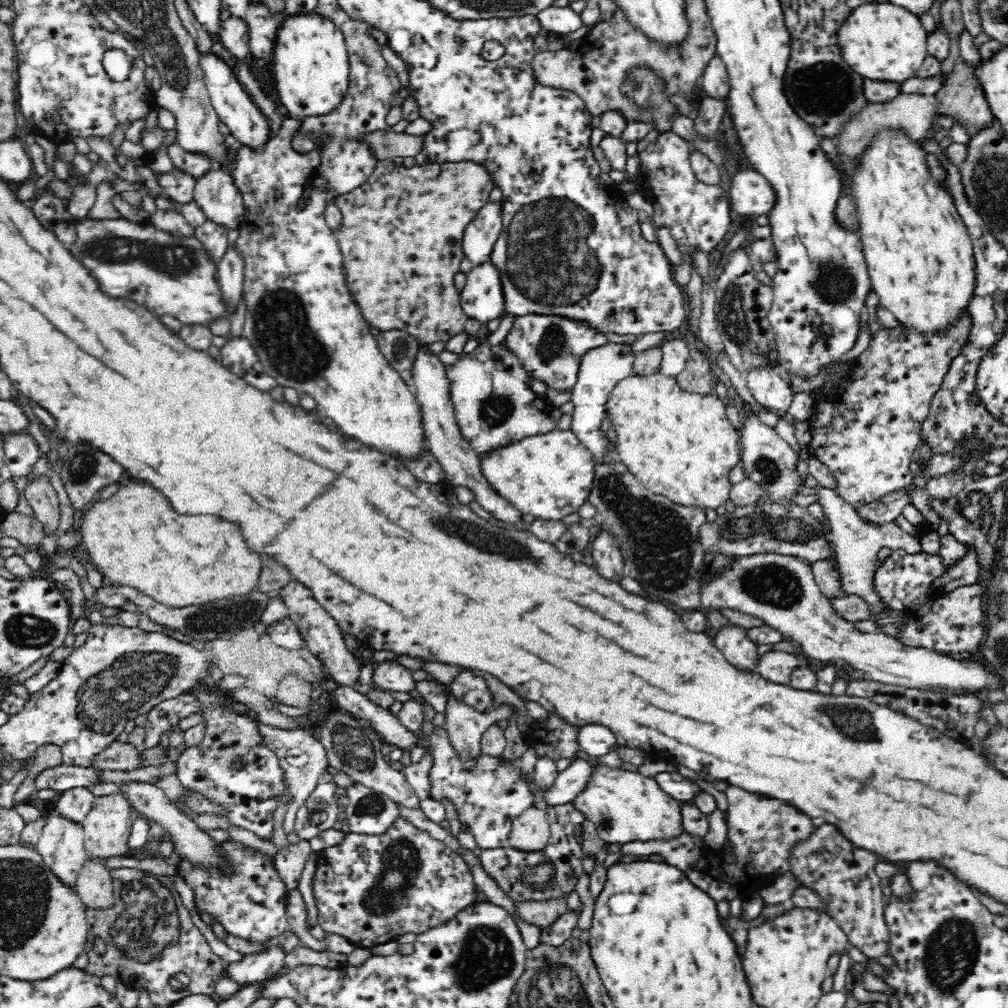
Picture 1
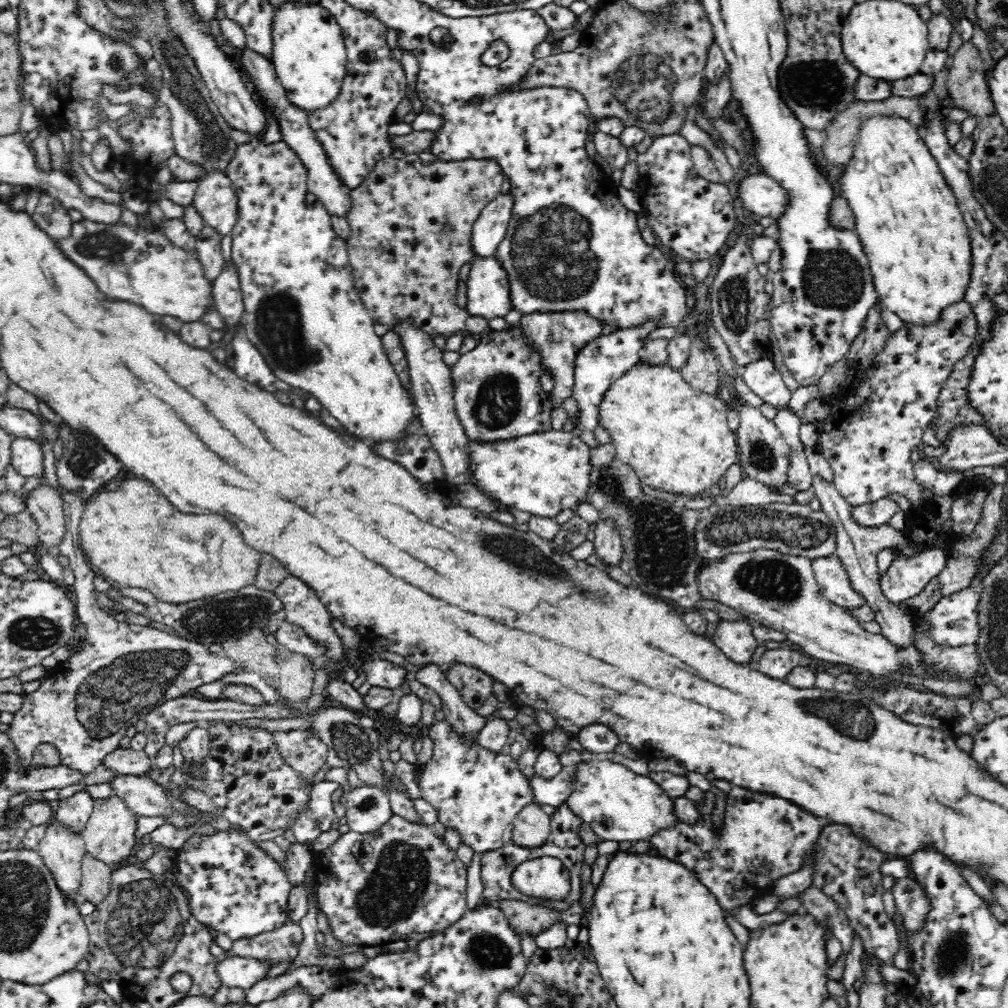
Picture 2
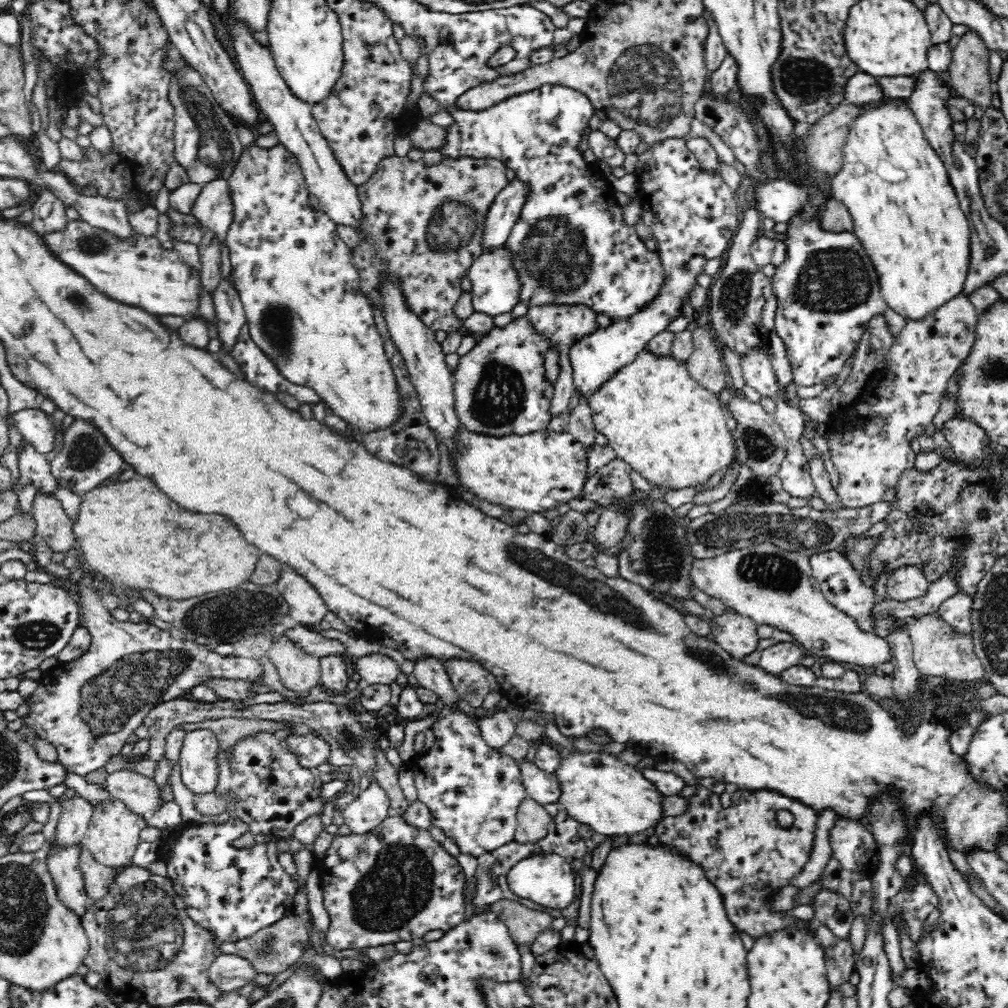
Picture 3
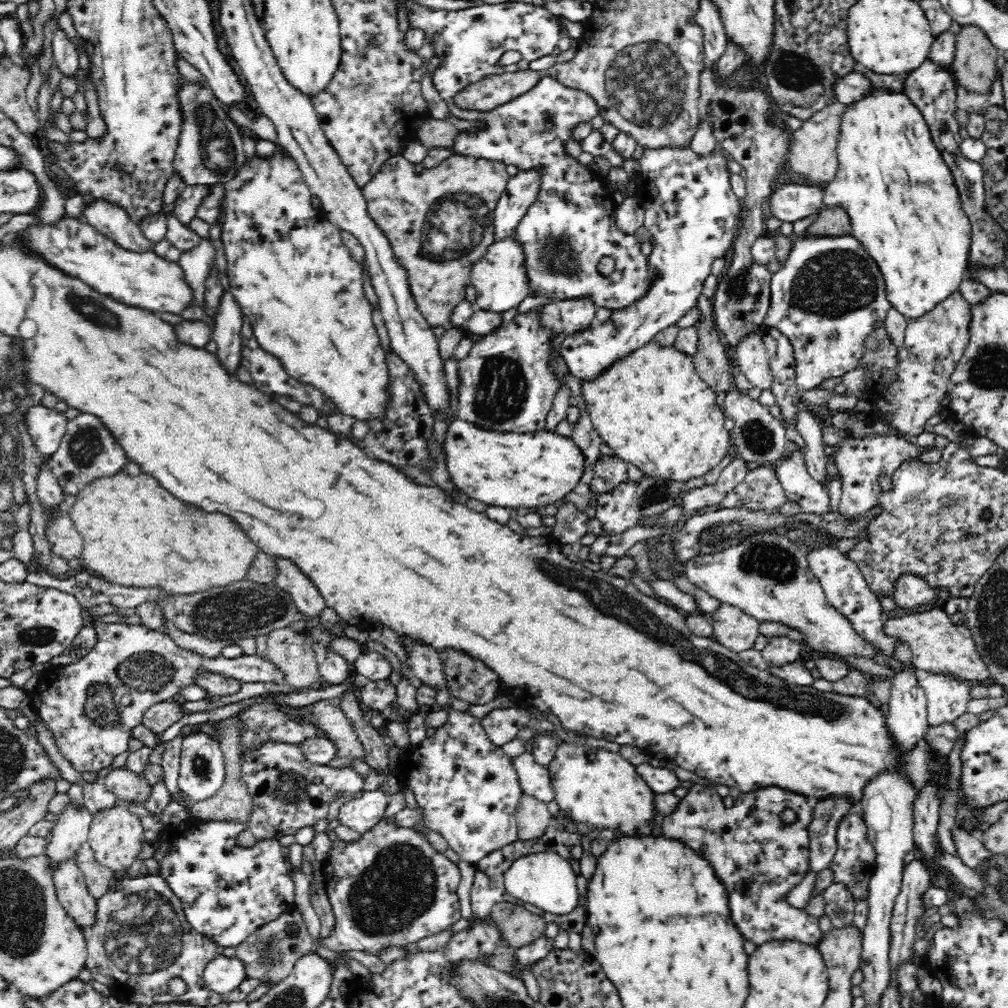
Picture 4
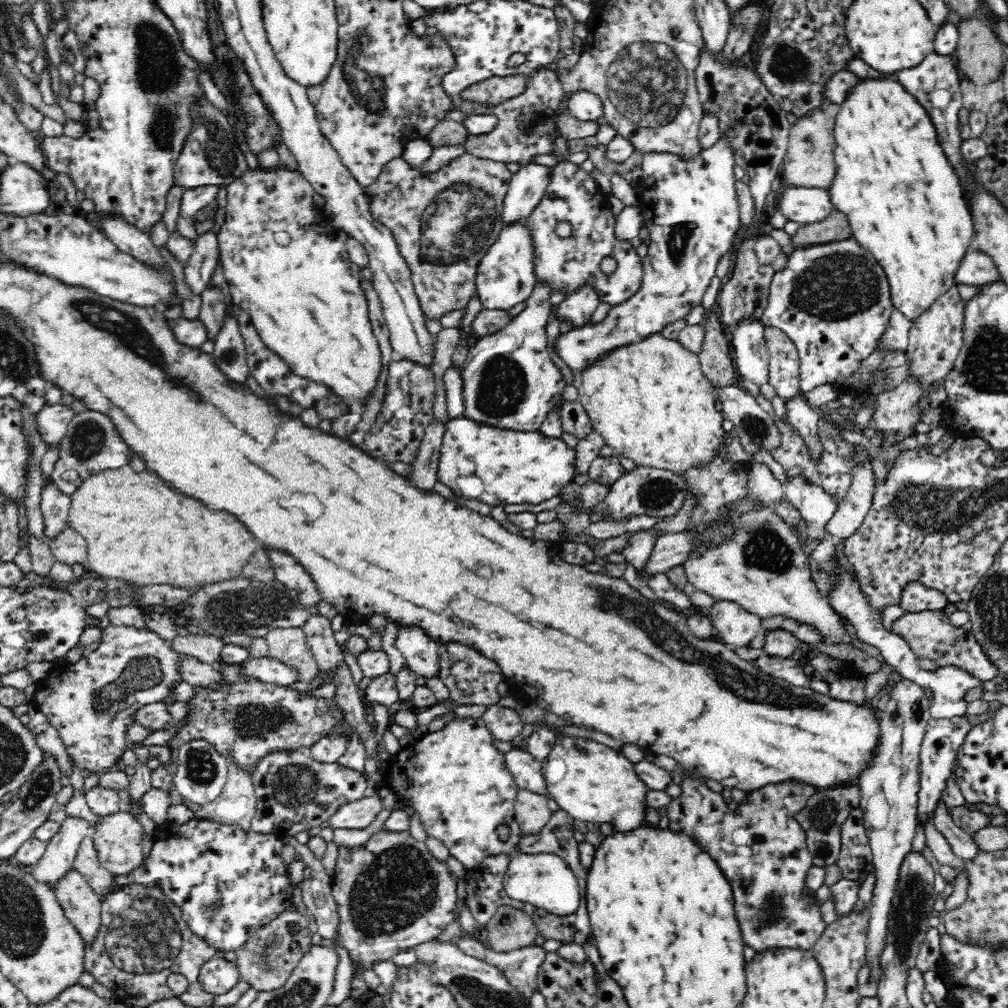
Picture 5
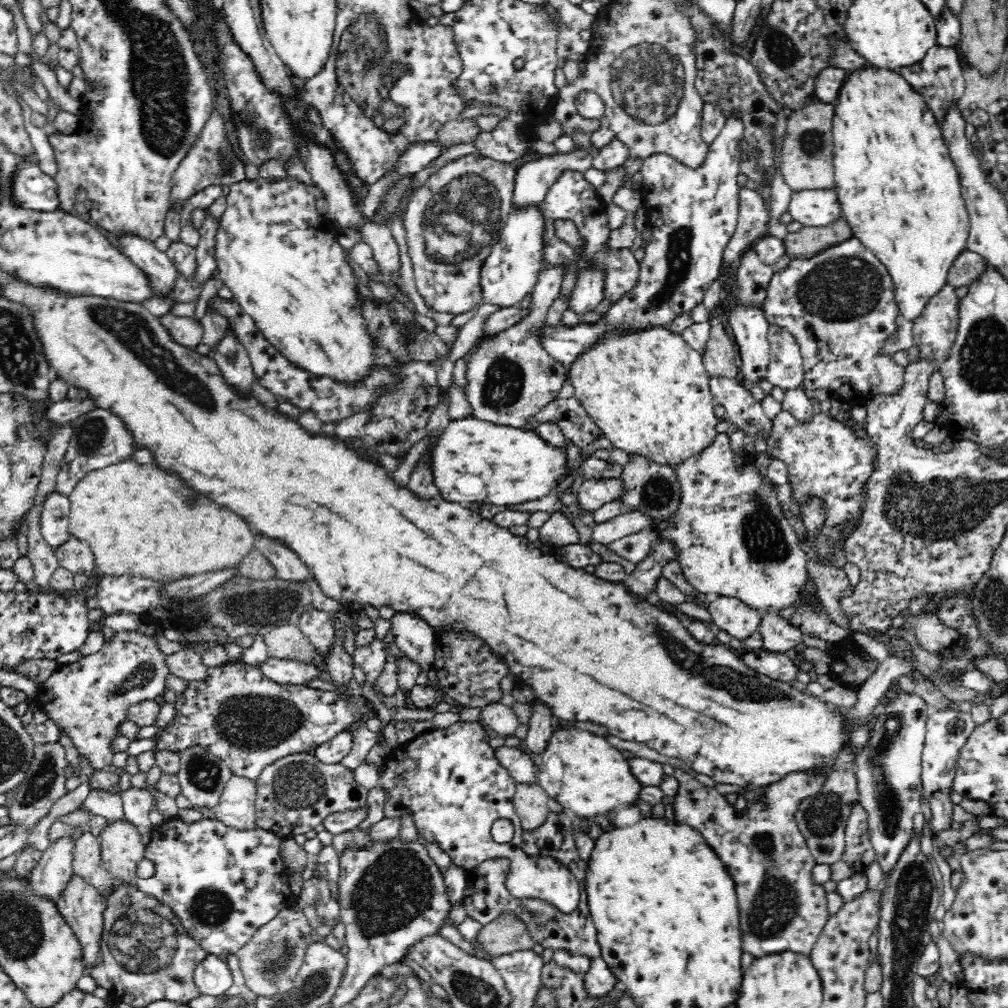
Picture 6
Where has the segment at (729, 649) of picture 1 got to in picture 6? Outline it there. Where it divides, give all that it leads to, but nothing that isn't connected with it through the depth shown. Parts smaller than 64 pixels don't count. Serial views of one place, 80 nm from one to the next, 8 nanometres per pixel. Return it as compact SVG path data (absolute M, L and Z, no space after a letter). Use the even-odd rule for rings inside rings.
M717 595L706 602L710 611L711 622L716 624L720 631L740 640L751 637L757 632L761 622L758 609L744 603L734 596Z

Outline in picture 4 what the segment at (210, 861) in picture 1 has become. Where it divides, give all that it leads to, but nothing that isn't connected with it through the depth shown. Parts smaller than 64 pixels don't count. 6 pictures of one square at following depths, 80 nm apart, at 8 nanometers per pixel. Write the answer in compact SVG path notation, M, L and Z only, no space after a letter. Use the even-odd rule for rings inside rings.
M126 768L112 770L100 780L108 790L116 793L120 802L140 804L149 793L150 785L146 779Z

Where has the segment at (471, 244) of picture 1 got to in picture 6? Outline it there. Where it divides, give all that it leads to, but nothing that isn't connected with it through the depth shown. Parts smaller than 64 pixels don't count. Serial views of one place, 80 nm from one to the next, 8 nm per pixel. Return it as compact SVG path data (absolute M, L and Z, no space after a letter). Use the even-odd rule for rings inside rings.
M572 150L572 152L558 152L558 154L544 154L538 160L532 160L521 166L516 178L514 189L514 205L534 206L542 203L546 193L560 176L567 171L584 174L591 168L588 150Z

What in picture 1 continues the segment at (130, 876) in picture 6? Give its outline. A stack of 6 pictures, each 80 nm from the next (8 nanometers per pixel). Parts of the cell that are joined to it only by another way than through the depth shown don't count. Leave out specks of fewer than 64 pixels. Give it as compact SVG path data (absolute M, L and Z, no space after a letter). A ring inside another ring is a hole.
M111 793L95 798L90 814L81 823L85 832L85 847L89 856L114 858L114 856L131 855L133 850L128 845L133 821L130 807L126 797L121 793Z

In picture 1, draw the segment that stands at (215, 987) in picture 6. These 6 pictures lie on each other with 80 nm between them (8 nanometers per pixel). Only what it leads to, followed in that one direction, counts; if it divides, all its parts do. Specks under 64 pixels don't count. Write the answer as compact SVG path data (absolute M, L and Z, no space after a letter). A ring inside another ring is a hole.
M279 948L244 955L242 960L226 963L223 974L241 987L261 983L282 969L285 956Z

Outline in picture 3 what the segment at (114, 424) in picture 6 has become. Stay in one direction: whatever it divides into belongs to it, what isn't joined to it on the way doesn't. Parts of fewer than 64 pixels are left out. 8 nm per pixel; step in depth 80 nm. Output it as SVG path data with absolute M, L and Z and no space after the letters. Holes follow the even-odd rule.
M75 419L62 434L62 448L51 455L49 463L51 471L59 482L59 488L64 488L82 496L88 490L114 477L127 467L124 459L114 446L108 444L104 433L91 420Z

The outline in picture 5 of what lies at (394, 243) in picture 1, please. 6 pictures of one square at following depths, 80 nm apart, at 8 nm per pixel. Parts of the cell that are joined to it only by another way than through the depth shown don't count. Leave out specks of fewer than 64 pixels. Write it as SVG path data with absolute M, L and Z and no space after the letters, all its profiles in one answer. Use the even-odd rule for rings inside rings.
M468 153L428 175L410 168L402 157L398 157L390 160L378 181L366 189L368 195L373 196L369 208L373 219L386 225L398 241L400 254L409 266L415 294L427 319L440 320L447 312L464 310L470 300L478 296L478 264L505 225L502 214L512 176L506 163Z

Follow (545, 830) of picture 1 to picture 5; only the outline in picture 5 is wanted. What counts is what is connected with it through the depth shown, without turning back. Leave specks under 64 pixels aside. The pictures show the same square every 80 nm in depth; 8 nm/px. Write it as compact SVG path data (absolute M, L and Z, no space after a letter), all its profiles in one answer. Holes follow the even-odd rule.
M526 788L516 793L515 817L519 822L522 836L538 834L553 814L548 809L550 796L546 793L532 792Z

